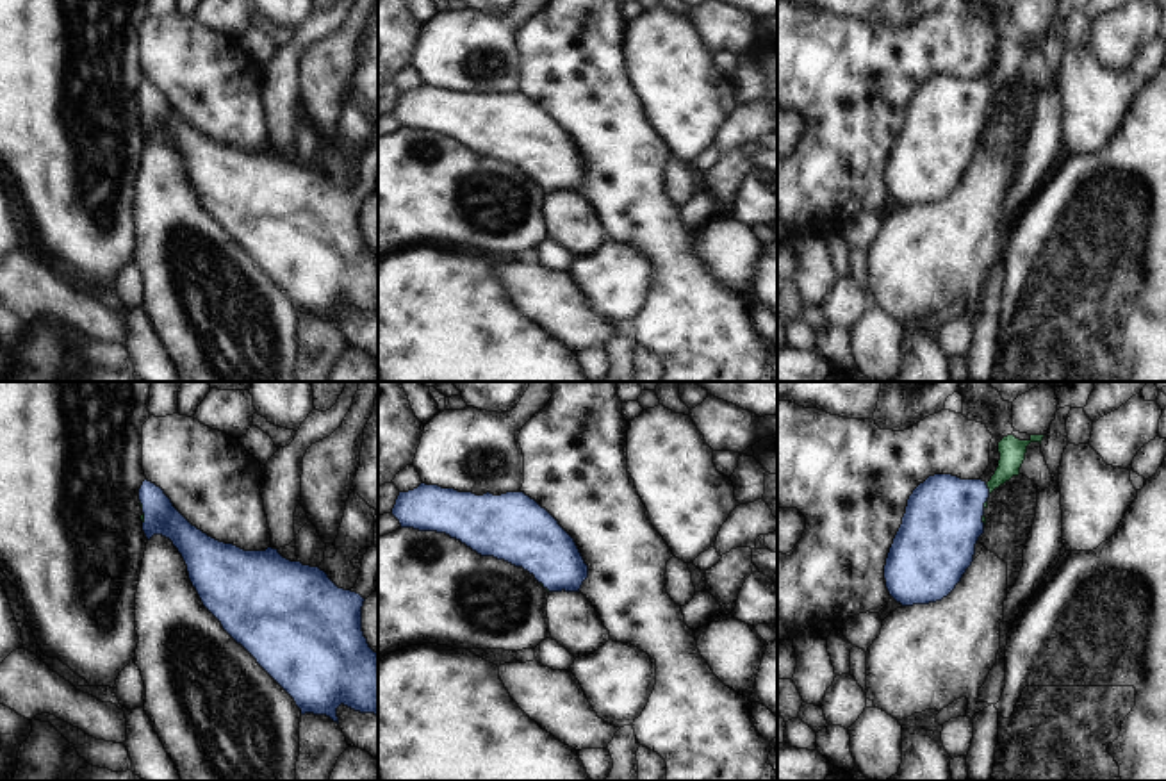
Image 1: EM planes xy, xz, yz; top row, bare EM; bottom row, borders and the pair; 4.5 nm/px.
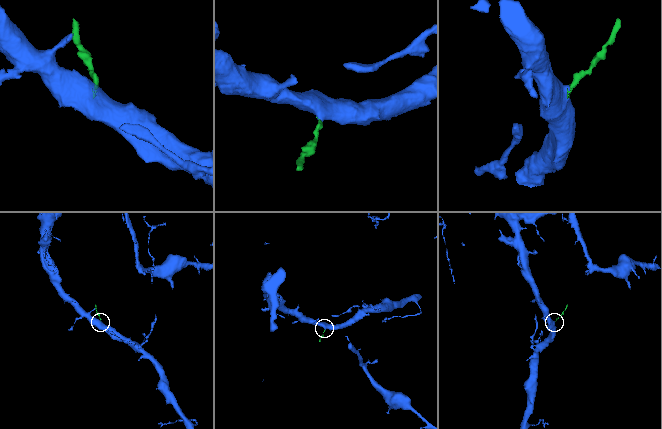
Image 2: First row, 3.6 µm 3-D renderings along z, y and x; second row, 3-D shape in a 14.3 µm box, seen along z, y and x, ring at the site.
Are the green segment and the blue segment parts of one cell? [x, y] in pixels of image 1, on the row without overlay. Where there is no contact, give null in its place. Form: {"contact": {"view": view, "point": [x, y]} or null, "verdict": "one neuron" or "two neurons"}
{"contact": {"view": "yz", "point": [988, 88]}, "verdict": "one neuron"}

